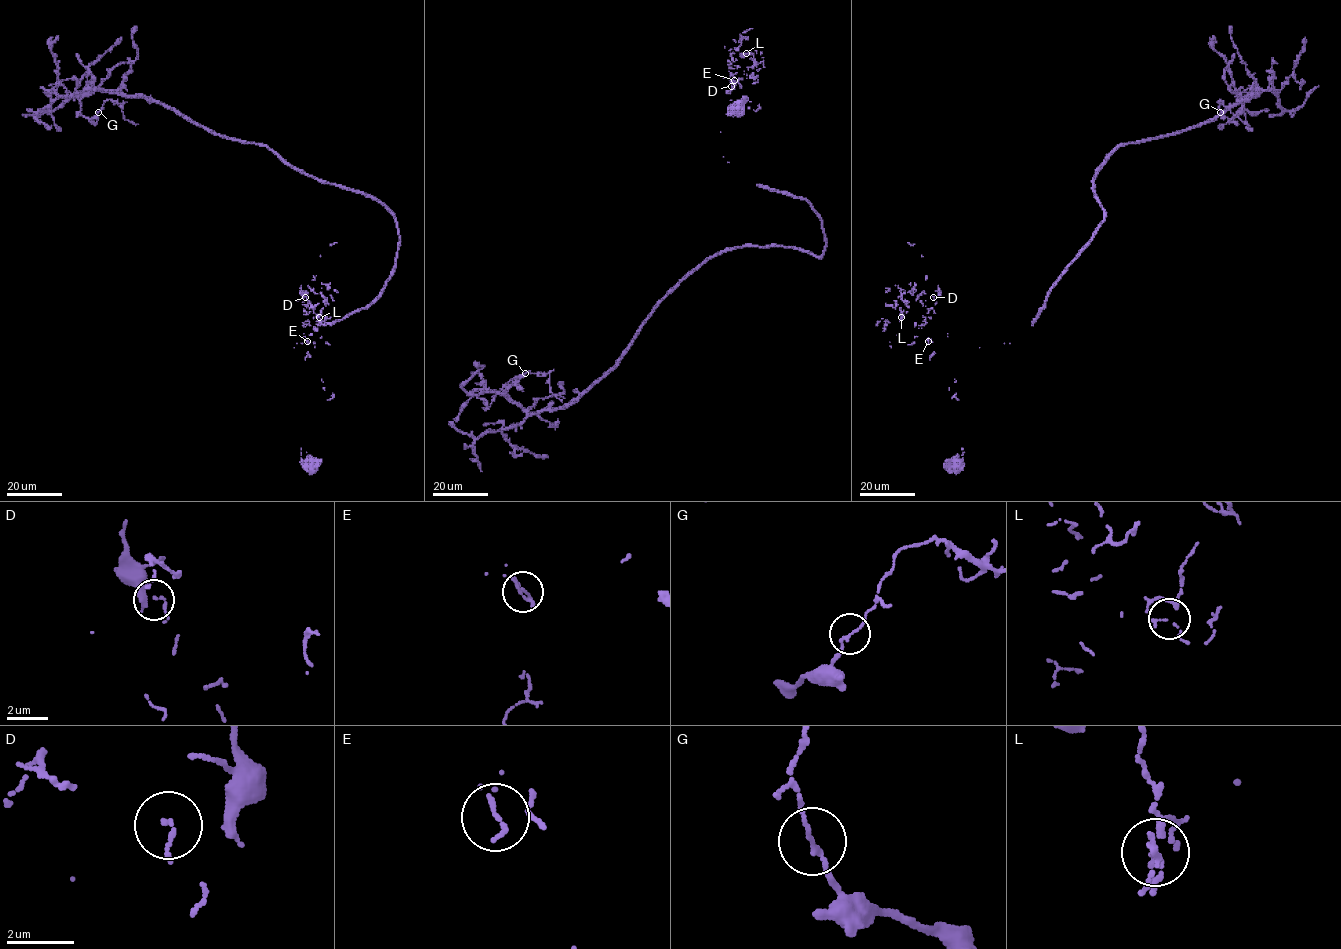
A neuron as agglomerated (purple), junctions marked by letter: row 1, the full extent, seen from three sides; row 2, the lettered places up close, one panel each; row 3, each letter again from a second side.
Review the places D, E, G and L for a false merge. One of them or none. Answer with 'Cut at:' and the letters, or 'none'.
Cut at: G

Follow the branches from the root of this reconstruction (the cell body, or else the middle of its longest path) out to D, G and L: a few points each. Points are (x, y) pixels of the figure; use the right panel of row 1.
D: (958, 463), (958, 399), (949, 388), (980, 347), (928, 341), (924, 321), (934, 313), (936, 301), (933, 297)
G: (958, 463), (949, 388), (980, 347), (1032, 325), (1091, 239), (1104, 161), (1260, 90), (1233, 117), (1220, 112)
L: (958, 463), (958, 399), (949, 388), (980, 347), (929, 341), (919, 297), (900, 307), (901, 317)

